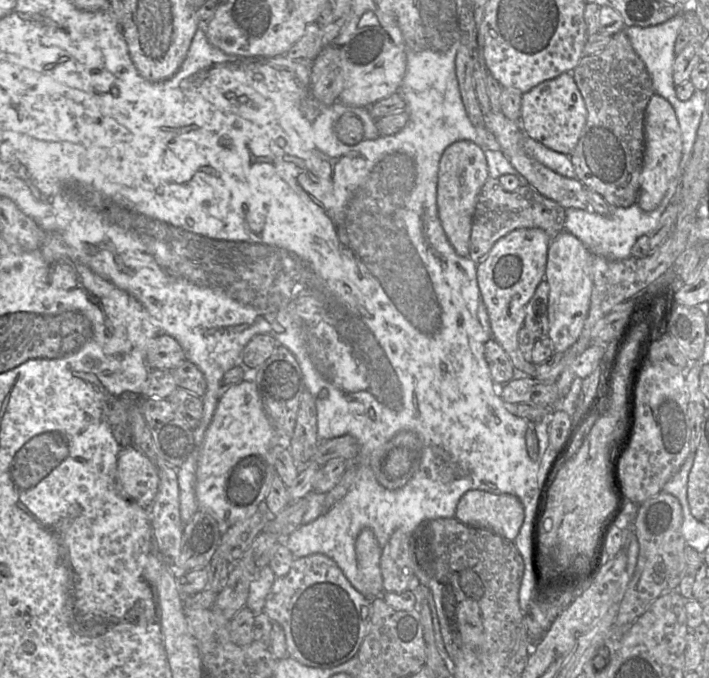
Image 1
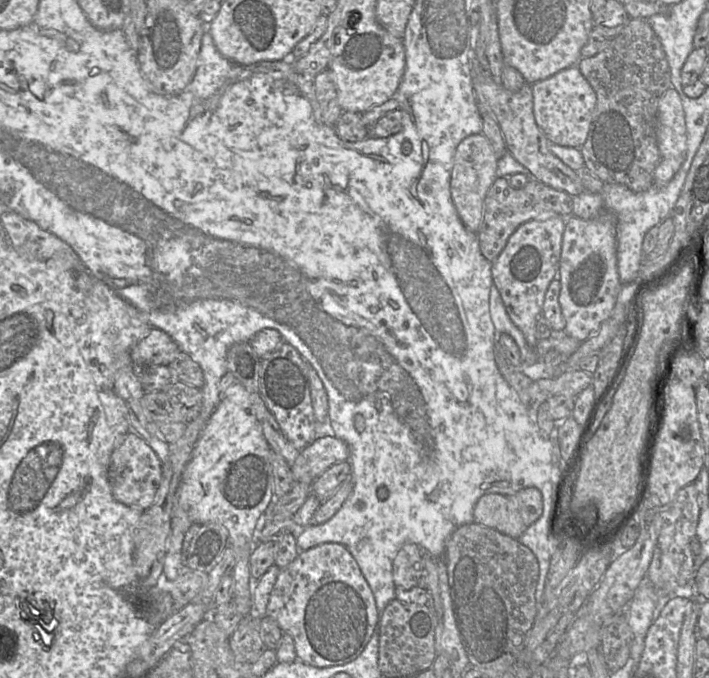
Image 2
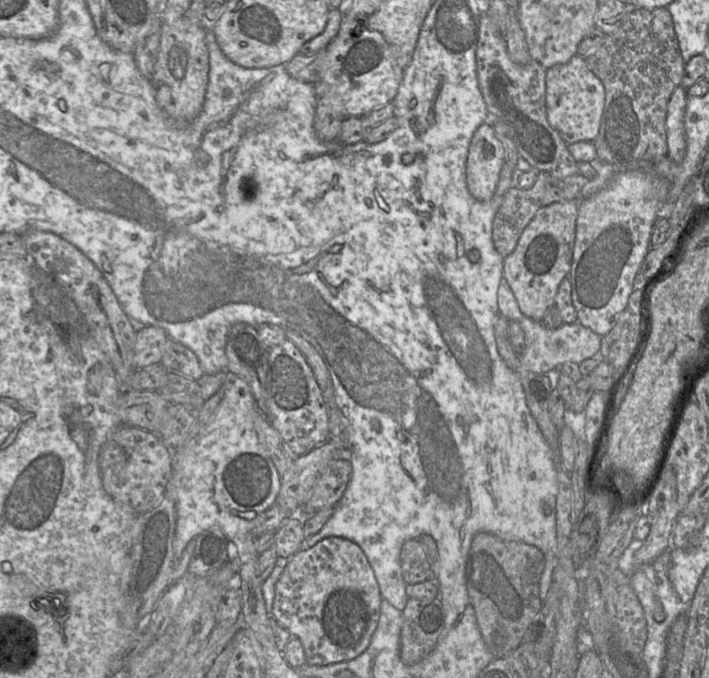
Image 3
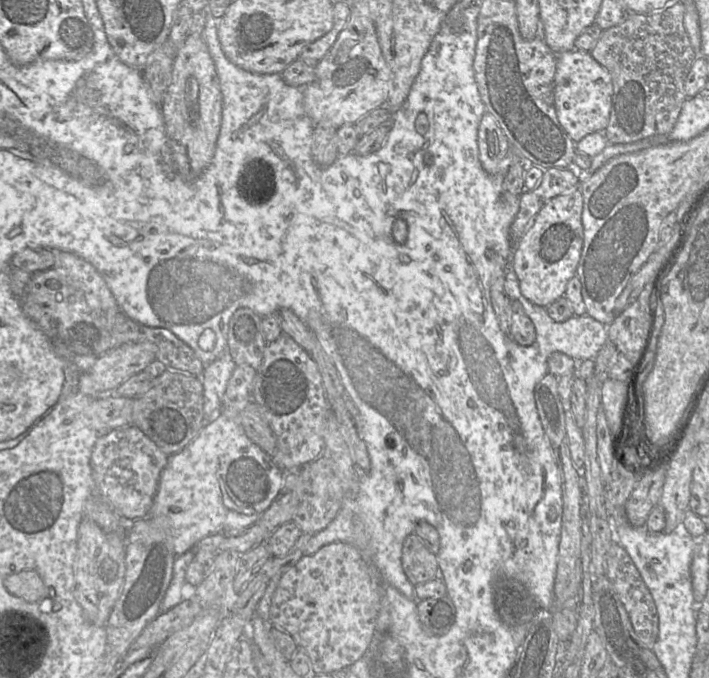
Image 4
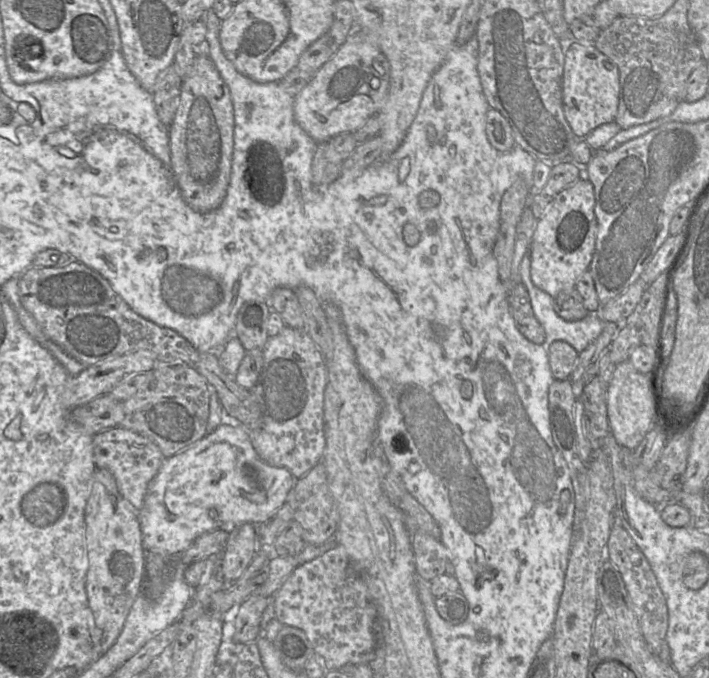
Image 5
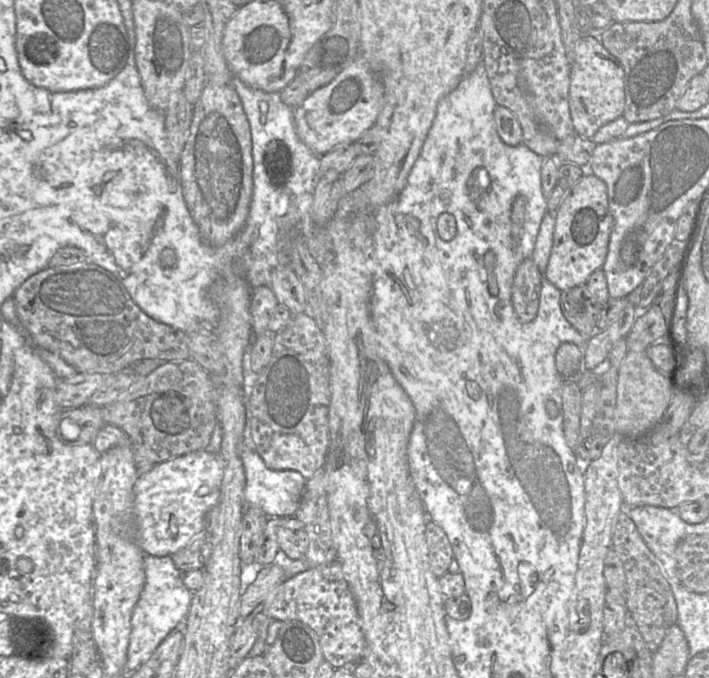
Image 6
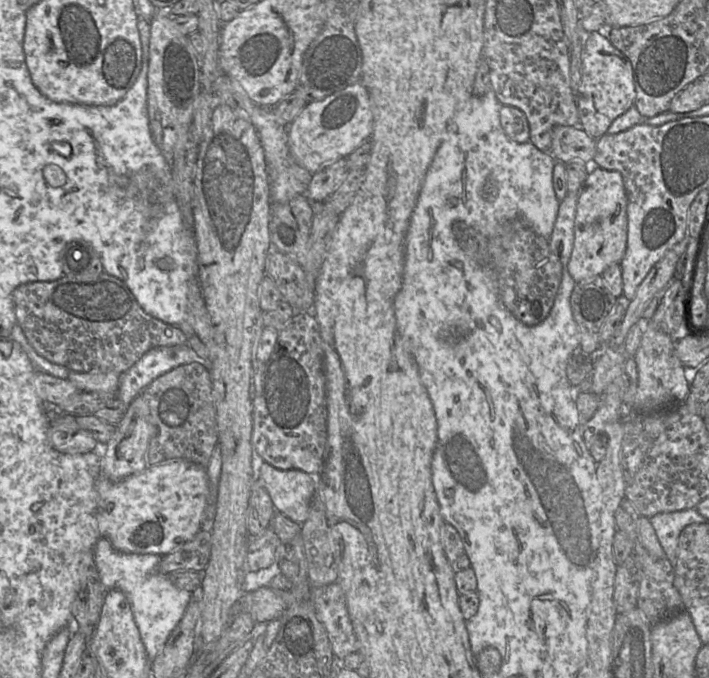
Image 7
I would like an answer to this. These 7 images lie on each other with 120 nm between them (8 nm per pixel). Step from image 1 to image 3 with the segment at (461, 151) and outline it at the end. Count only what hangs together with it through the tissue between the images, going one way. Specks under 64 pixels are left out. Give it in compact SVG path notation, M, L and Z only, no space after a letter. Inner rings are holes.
M487 120L474 132L468 149L465 175L470 194L480 201L490 200L503 165L503 146Z

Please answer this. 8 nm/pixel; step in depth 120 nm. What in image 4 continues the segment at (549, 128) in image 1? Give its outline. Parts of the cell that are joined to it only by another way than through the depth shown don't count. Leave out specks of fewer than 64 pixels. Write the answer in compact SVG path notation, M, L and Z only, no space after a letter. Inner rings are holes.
M576 49L557 55L554 76L554 105L557 119L575 142L585 136L604 132L610 119L613 84L608 71L589 52Z

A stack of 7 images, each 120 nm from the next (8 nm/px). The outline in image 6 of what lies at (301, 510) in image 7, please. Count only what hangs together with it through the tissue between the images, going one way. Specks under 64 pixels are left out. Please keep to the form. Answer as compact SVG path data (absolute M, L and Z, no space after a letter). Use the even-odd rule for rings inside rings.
M244 441L241 445L240 457L246 477L244 489L246 505L260 508L268 517L294 517L307 480L295 470L268 468L258 452L245 446Z

